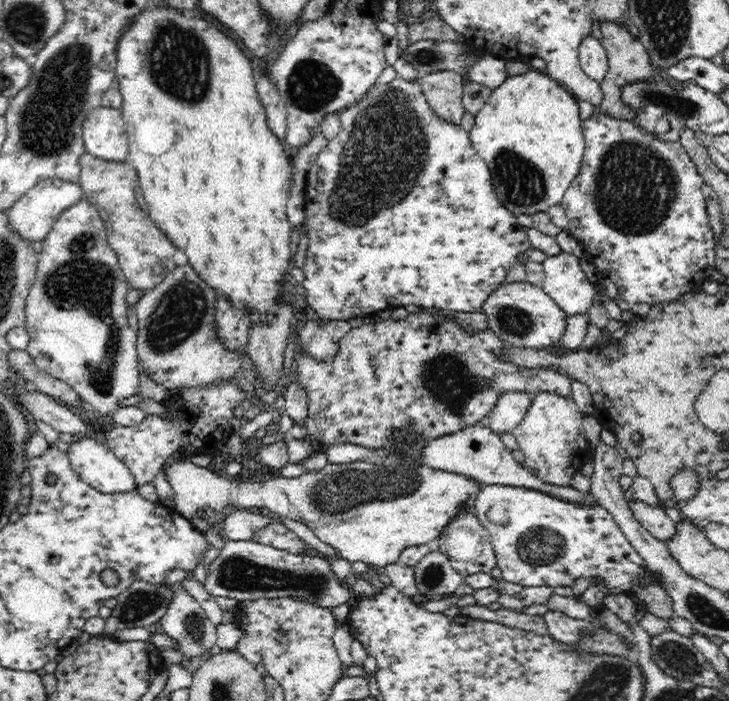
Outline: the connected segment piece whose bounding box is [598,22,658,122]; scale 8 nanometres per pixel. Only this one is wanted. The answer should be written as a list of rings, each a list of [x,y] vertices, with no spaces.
[[[608,22],[608,24],[601,24],[599,28],[600,32],[602,32],[603,47],[607,52],[608,72],[606,72],[606,76],[599,84],[603,98],[599,104],[598,112],[612,115],[612,117],[618,119],[635,122],[635,114],[637,112],[623,101],[621,88],[637,82],[656,81],[658,79],[651,65],[650,54],[647,53],[646,48],[640,41],[634,39],[634,36],[626,27]]]

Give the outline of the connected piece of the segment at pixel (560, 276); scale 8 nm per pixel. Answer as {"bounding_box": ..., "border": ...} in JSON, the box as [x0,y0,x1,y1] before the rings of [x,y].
{"bounding_box":[543,254,607,318],"border":[[[560,254],[543,262],[545,277],[543,290],[564,311],[566,318],[588,314],[594,300],[606,299],[607,294],[598,283],[590,284],[580,267],[578,257]]]}

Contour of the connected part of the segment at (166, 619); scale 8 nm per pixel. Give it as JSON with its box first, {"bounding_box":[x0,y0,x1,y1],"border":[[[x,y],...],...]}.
{"bounding_box":[159,589,217,670],"border":[[[178,589],[173,593],[174,596],[169,604],[169,609],[159,622],[162,626],[163,637],[174,639],[174,643],[176,643],[174,648],[178,649],[182,655],[180,665],[184,665],[189,670],[188,665],[191,660],[209,653],[216,646],[217,628],[215,624],[210,622],[201,604],[188,591]]]}

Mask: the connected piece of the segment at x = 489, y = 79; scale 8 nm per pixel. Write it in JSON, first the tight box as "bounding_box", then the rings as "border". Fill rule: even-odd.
{"bounding_box":[464,55,508,88],"border":[[[492,55],[478,58],[474,64],[466,66],[466,75],[464,78],[475,83],[484,84],[490,88],[498,88],[508,74],[506,73],[505,61]]]}

